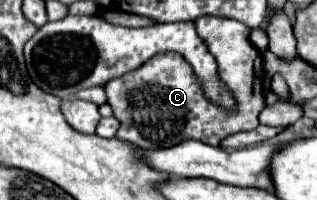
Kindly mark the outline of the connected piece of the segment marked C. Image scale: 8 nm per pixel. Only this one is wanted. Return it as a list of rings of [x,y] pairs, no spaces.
[[[199,17],[195,21],[197,25],[197,33],[201,35],[201,39],[207,43],[209,51],[215,55],[217,59],[217,75],[219,79],[225,83],[225,87],[235,93],[235,101],[237,107],[235,109],[223,109],[223,107],[215,107],[211,105],[211,101],[205,97],[203,93],[203,85],[199,81],[199,77],[191,71],[191,65],[185,63],[185,59],[179,53],[157,53],[155,57],[151,57],[143,67],[117,77],[113,81],[109,81],[105,85],[107,97],[109,97],[109,105],[113,107],[113,115],[121,121],[121,127],[117,131],[117,139],[139,145],[147,151],[155,151],[155,149],[165,149],[165,147],[173,147],[175,143],[181,143],[185,139],[195,139],[213,147],[221,145],[221,139],[239,133],[239,131],[253,131],[259,125],[259,113],[265,107],[263,103],[263,57],[259,51],[255,51],[255,47],[249,41],[249,29],[235,21],[235,19],[225,19],[225,17]]]

